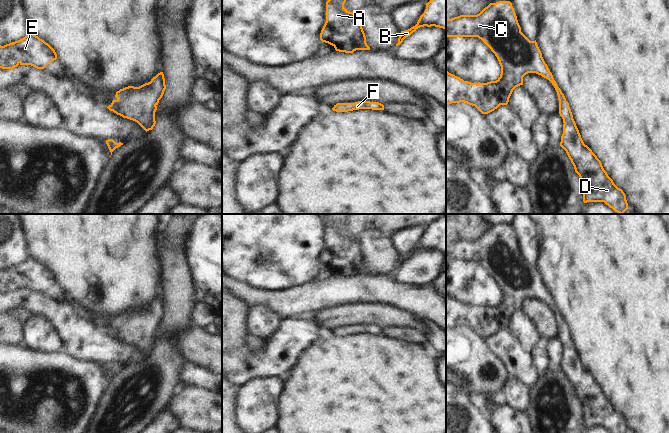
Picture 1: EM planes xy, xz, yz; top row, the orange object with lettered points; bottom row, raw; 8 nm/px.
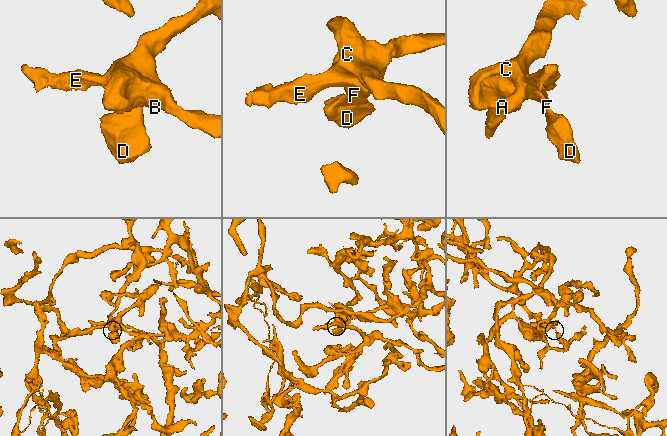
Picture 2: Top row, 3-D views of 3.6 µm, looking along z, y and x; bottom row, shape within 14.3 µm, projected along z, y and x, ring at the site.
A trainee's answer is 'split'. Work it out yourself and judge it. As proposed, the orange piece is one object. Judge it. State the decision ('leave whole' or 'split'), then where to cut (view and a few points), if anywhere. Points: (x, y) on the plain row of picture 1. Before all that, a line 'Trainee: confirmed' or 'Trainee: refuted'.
Trainee: refuted
leave whole | no cut

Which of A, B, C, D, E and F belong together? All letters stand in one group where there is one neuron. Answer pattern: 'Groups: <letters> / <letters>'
Groups: A B C D E F

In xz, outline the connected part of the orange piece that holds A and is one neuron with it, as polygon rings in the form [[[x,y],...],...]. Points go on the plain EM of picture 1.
[[[328,214],[328,216],[326,246],[321,254],[320,264],[332,269],[339,276],[370,274],[360,241],[344,232],[350,214]]]

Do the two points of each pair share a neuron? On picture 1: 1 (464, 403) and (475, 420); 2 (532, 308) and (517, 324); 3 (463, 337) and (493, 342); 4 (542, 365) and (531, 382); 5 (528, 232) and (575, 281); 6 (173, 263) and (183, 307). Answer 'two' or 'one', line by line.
1: one
2: two
3: two
4: two
5: two
6: one

